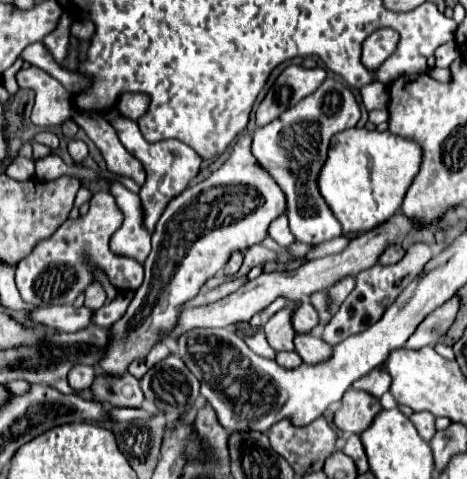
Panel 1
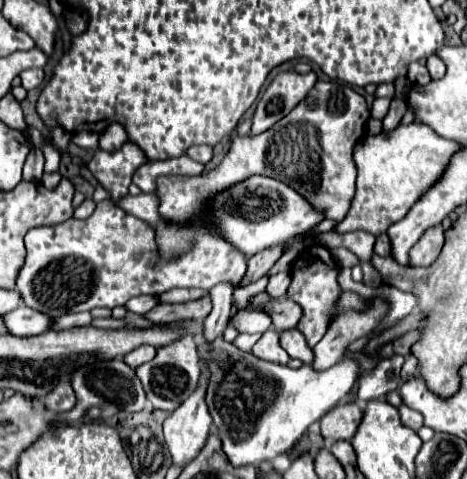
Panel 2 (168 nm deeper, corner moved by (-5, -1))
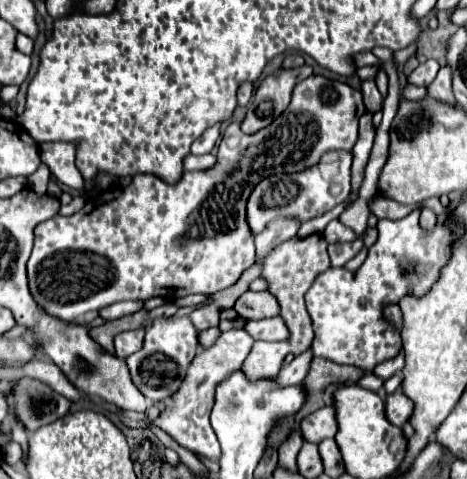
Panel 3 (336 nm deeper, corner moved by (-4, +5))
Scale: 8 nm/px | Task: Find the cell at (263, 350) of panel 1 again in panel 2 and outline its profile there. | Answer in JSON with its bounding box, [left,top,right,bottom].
[235,333,261,351]

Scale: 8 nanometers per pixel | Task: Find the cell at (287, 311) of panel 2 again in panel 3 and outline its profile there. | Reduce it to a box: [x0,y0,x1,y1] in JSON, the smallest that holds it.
[234,291,280,319]

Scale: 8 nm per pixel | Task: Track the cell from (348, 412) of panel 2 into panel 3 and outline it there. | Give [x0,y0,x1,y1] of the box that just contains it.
[300,407,336,443]

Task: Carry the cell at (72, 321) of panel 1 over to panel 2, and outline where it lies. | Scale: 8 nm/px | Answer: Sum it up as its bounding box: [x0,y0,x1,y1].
[5,305,55,337]

